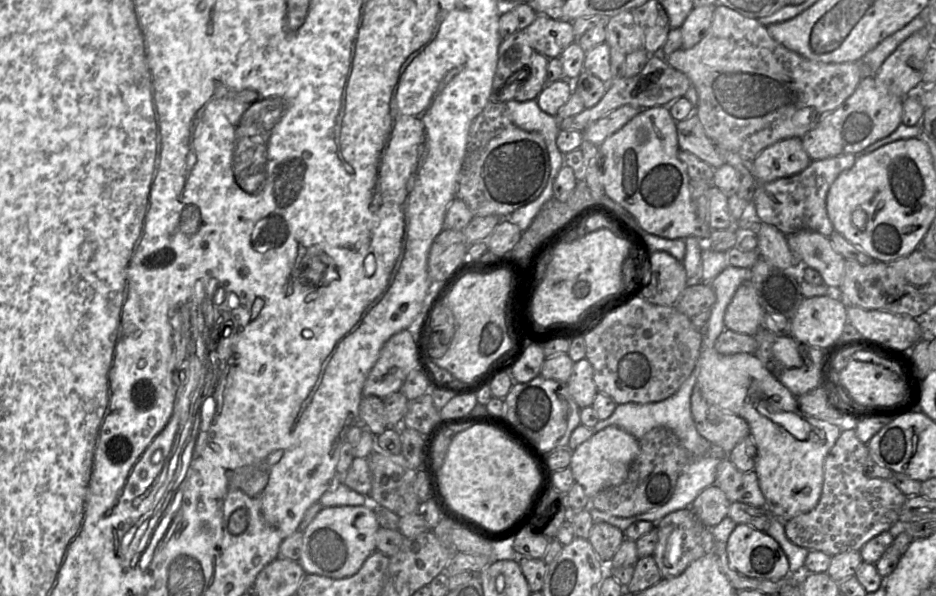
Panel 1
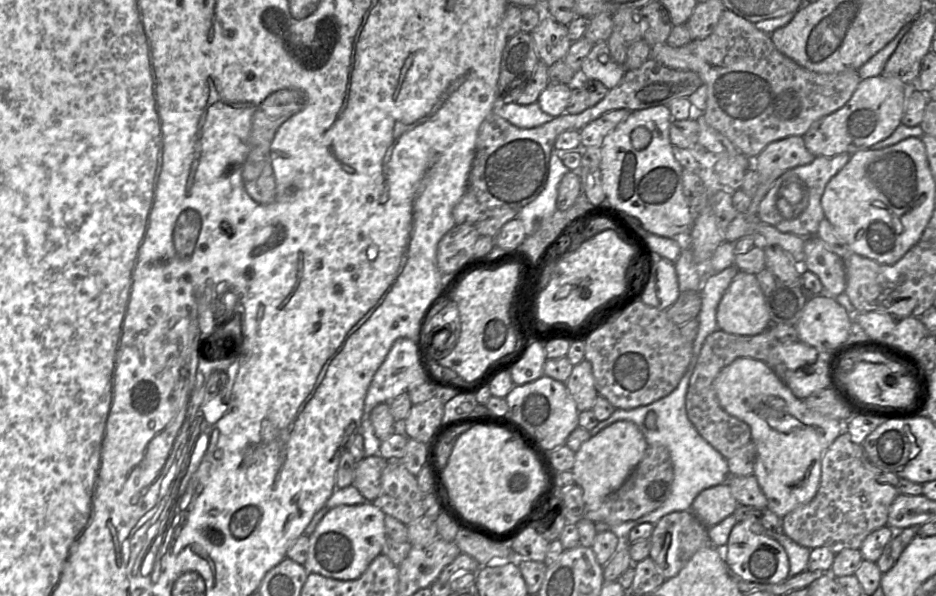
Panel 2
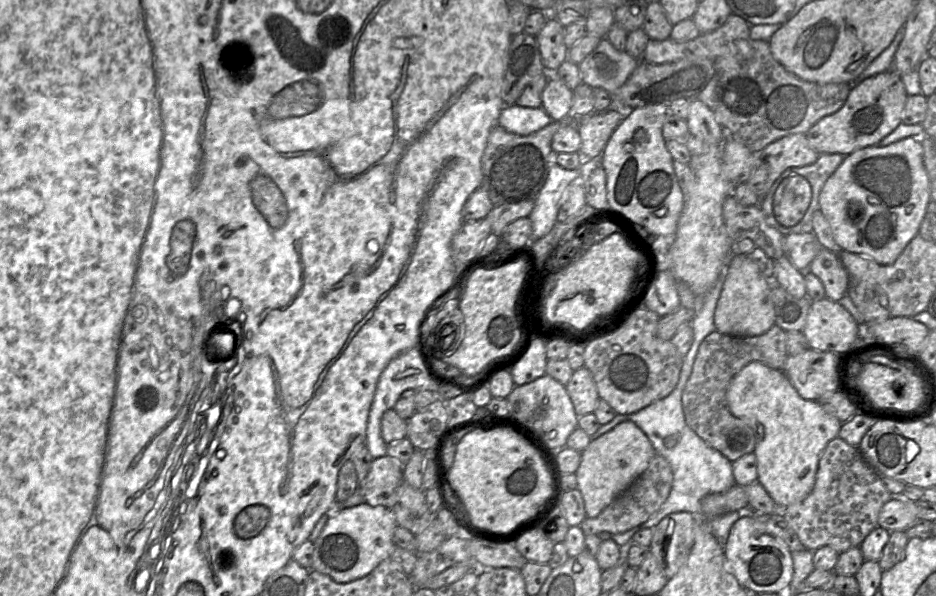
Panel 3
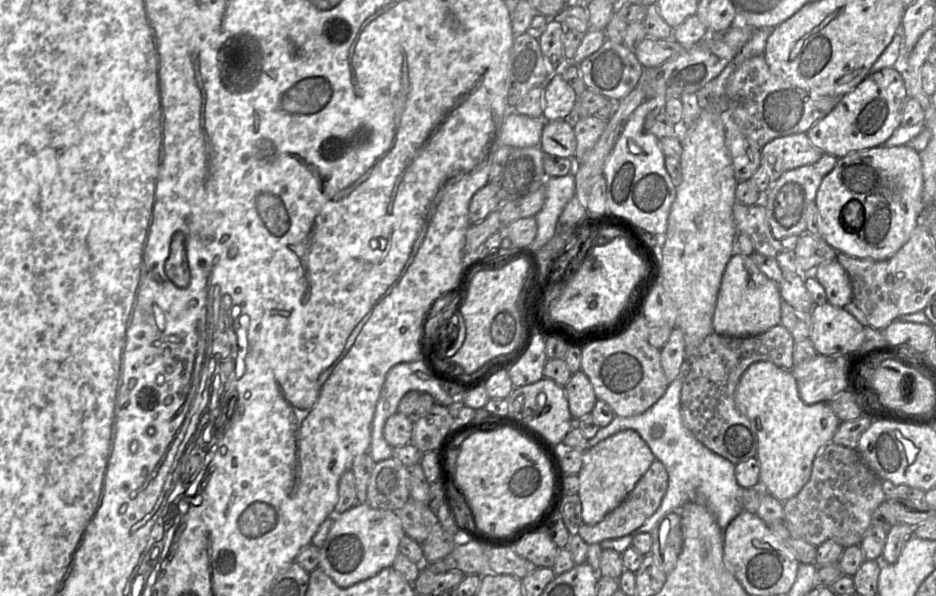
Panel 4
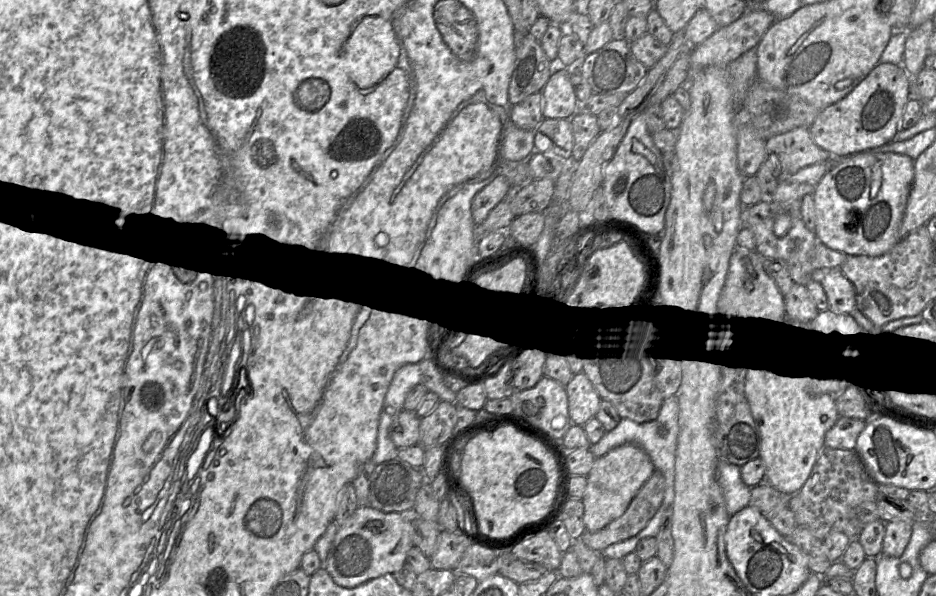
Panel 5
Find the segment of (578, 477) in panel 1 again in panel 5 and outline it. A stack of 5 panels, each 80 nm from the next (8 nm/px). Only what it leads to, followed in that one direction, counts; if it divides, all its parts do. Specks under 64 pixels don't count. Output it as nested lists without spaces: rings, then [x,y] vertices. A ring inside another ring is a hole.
[[[625,443],[595,458],[586,476],[587,485],[582,496],[583,524],[586,531],[596,532],[621,516],[655,467],[648,454],[637,444]]]

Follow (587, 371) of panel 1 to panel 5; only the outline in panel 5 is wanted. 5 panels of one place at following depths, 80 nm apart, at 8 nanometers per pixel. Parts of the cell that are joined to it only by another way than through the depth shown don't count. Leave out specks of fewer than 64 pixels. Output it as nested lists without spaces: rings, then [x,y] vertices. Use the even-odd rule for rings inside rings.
[[[581,374],[572,377],[565,390],[573,424],[583,426],[596,416],[601,399],[585,377]]]

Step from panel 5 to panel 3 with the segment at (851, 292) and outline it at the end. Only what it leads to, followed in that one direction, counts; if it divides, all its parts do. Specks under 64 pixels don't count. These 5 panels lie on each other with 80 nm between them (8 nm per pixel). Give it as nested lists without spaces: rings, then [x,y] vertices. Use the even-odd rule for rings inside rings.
[[[822,248],[810,263],[809,272],[822,282],[828,299],[838,302],[847,294],[848,273],[838,253]]]

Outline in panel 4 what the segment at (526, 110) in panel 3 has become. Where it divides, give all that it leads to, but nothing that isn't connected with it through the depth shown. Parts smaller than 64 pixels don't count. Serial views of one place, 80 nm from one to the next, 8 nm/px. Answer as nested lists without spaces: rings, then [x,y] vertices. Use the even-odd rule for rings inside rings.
[[[510,111],[501,126],[500,141],[505,145],[526,148],[539,146],[546,121]]]

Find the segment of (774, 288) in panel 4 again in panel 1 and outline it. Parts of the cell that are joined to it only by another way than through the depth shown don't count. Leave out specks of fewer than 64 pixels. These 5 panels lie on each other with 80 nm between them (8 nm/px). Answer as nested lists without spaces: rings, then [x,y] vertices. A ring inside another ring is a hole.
[[[751,280],[744,281],[736,290],[724,314],[725,329],[754,336],[763,326],[764,310]]]

